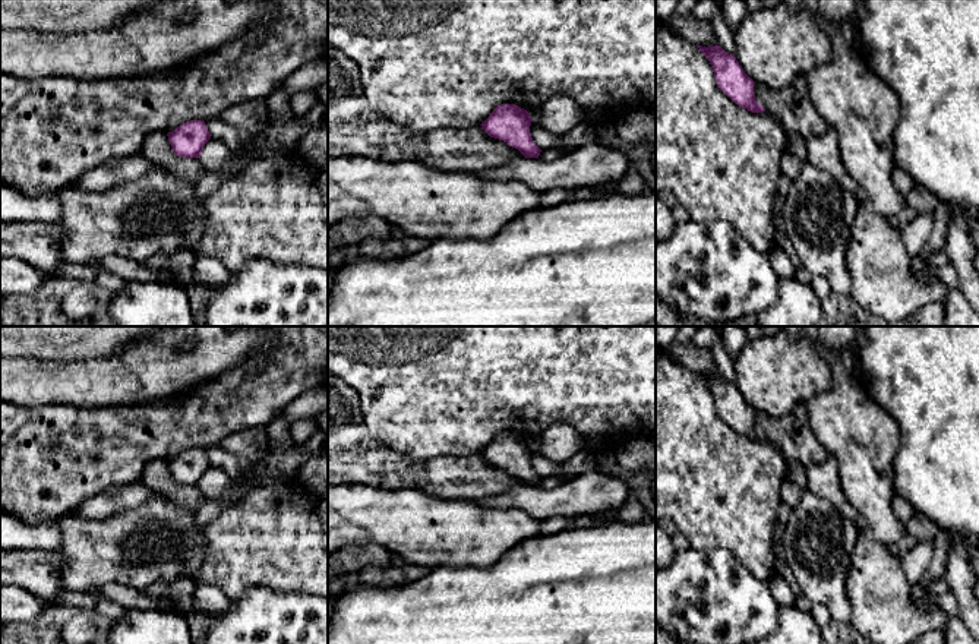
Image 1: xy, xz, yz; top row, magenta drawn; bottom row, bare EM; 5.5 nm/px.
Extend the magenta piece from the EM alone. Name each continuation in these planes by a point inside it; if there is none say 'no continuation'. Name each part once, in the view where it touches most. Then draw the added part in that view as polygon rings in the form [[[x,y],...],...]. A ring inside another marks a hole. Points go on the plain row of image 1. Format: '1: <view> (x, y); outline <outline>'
no continuation

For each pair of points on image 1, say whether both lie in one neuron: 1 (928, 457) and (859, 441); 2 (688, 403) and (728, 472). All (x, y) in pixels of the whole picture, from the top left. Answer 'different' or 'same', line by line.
1: different
2: same

